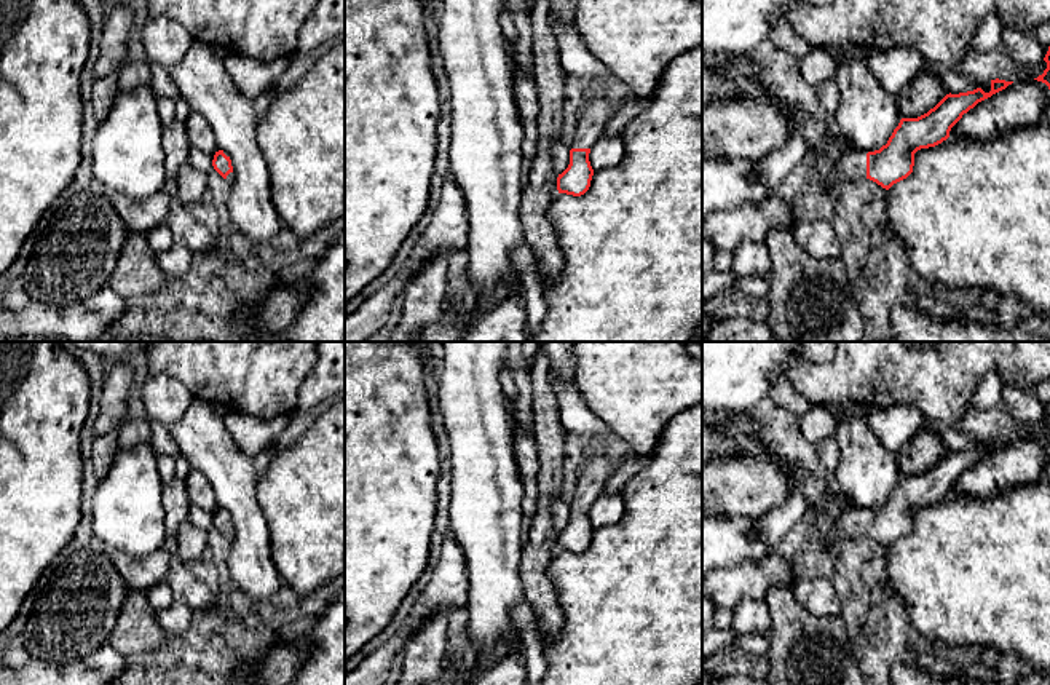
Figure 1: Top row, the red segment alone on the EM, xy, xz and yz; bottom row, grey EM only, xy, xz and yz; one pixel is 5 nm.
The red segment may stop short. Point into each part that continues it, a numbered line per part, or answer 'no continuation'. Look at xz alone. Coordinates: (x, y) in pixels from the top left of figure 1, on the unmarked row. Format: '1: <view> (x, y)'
1: xz (591, 479)

